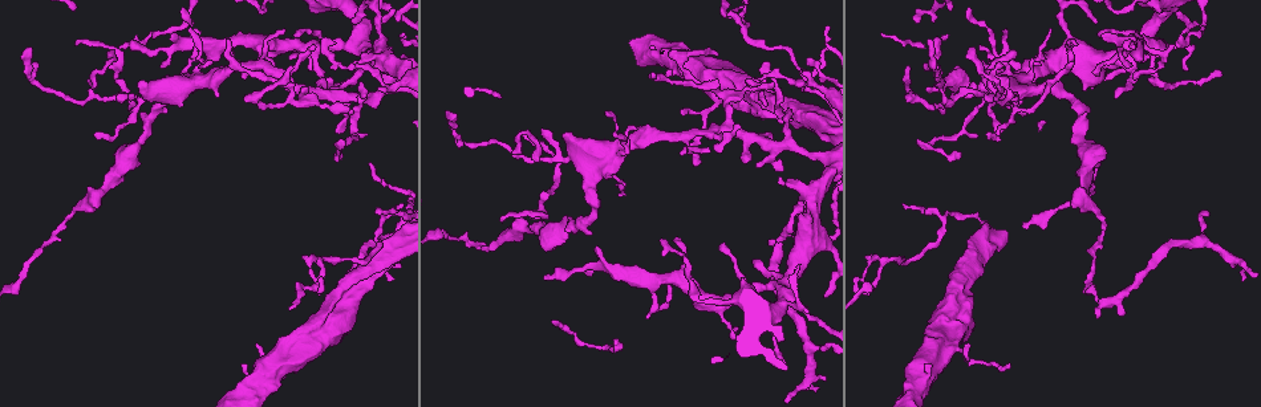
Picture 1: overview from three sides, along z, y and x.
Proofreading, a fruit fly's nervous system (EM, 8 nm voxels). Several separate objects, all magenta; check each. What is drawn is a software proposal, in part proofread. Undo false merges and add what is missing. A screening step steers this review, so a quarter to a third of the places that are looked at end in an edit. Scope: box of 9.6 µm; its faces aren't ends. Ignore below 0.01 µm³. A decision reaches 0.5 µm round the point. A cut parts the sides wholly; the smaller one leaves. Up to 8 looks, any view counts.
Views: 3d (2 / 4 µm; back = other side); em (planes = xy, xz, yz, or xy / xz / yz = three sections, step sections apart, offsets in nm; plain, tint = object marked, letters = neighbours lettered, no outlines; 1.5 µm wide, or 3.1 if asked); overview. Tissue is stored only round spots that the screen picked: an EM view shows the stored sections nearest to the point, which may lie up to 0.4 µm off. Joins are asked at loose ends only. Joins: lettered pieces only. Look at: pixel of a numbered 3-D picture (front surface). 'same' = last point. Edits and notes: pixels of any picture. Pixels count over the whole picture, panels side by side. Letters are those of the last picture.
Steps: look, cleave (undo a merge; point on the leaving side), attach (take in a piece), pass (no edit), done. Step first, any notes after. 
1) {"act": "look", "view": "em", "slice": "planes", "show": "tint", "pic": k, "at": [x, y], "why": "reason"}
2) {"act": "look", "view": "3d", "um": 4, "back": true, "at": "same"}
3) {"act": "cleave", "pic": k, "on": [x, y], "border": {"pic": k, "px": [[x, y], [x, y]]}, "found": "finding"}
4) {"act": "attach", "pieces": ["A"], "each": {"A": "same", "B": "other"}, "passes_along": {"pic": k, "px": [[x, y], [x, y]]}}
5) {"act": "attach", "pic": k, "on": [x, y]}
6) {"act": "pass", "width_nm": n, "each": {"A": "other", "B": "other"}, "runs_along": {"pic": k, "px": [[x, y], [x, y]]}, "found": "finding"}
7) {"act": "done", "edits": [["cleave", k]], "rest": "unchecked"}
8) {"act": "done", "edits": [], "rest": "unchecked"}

{"act": "look", "view": "3d", "um": 4, "pic": 1, "at": [140, 99], "why": "small branch off a trunk"}

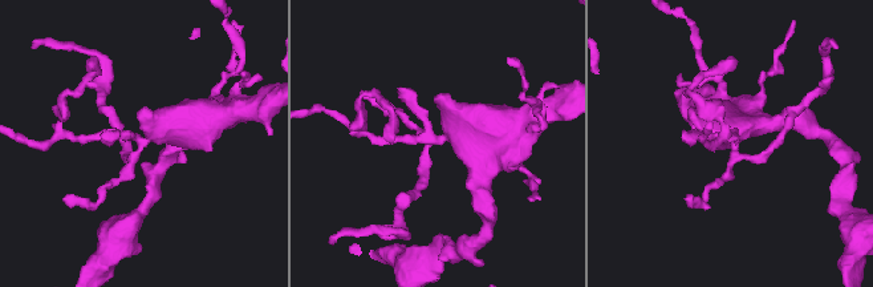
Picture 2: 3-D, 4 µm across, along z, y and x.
{"act": "look", "view": "em", "um": 3.1, "slice": "xz", "step": 16, "show": "plain", "pic": 2, "at": [440, 139], "arms": 4, "why": "shape alone is not enough"}

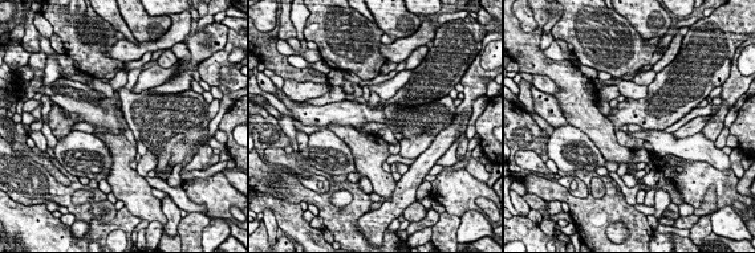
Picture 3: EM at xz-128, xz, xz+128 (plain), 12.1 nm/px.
{"act": "look", "view": "em", "um": 3.1, "slice": "xz", "step": 16, "show": "letters", "at": "same", "why": "what lies round it"}

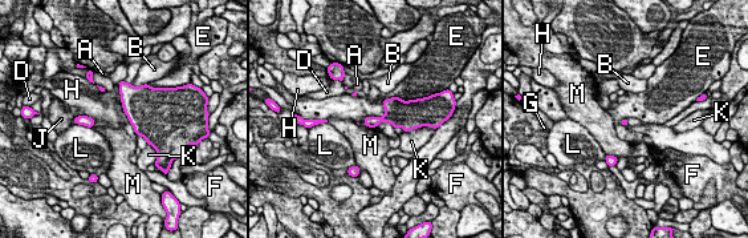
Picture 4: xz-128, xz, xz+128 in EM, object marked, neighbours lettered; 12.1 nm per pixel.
{"act": "pass", "width_nm": 70, "longest_contact_nm": ["E", 750], "each": {"A": "other", "B": "other", "D": "other", "E": "other", "F": "other", "G": "other", "H": "other", "J": "other", "K": "other", "L": "other", "M": "other"}, "found": "all the same neuron"}

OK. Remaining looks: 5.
{"act": "look", "view": "em", "slice": "xz", "step": 4, "show": "tint", "pic": 1, "at": [463, 143], "why": "branch stops here"}

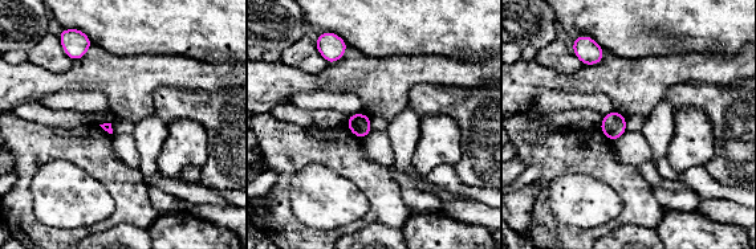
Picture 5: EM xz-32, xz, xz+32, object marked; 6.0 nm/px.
{"act": "look", "view": "em", "slice": "xy", "step": 4, "show": "letters", "at": "same", "why": "cut it another way"}

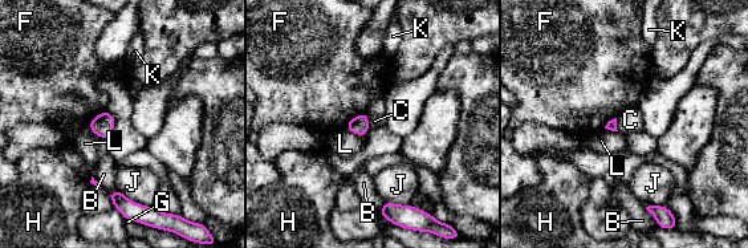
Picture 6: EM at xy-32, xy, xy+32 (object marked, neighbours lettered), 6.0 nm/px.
{"act": "pass", "longest_contact_nm": ["J", 240], "each": {"B": "other", "C": "other", "F": "other", "G": "other", "H": "other", "J": "other", "K": "other", "L": "other"}, "found": "none of them fits"}

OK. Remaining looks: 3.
{"act": "look", "view": "em", "slice": "xz", "step": 8, "show": "letters", "pic": 1, "at": [296, 100], "why": "four-way junction"}

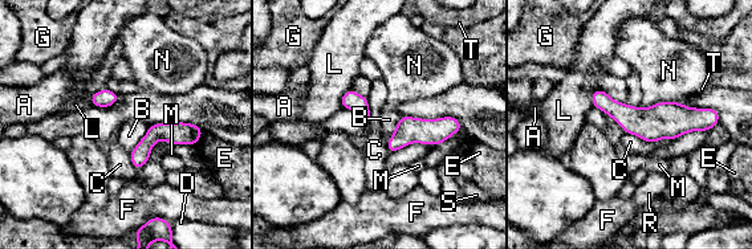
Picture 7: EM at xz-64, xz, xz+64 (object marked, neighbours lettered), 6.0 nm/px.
{"act": "pass", "width_nm": 120, "longest_contact_nm": ["C", 300], "each": {"A": "other", "B": "other", "C": "other", "D": "other", "E": "other", "F": "other", "G": "other", "L": "other", "M": "other", "N": "other", "R": "other", "S": "other", "T": "other"}, "found": "continuous, no second neuron"}

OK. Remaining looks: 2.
{"act": "done", "edits": [], "rest": "unchecked"}

